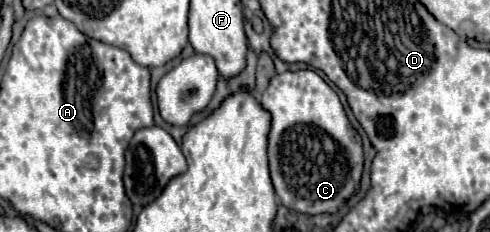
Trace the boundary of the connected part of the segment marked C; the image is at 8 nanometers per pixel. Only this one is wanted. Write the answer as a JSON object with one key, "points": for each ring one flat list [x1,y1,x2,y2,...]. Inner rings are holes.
{"points":[[312,69,284,71,270,79,260,101,272,113,268,161,280,203,304,215,338,213,360,189,364,149,336,91]]}

